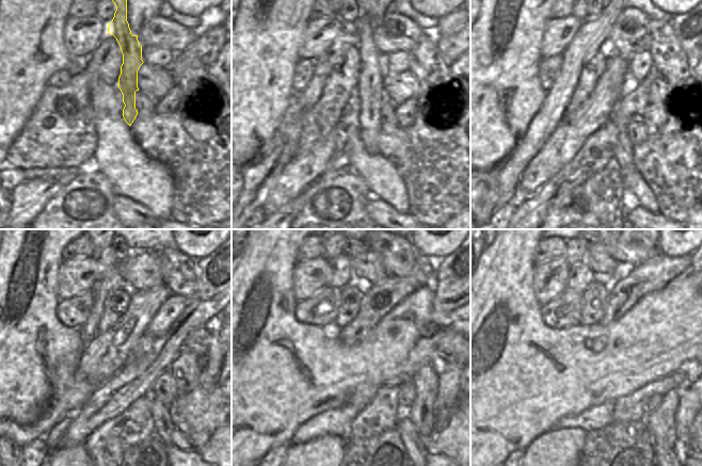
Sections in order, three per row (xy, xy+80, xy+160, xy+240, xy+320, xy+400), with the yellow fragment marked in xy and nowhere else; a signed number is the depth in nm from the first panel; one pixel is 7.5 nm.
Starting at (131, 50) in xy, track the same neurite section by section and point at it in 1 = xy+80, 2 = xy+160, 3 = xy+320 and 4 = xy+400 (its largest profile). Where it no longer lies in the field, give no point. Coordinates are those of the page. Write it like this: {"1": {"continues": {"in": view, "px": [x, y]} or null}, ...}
{"1": {"continues": {"in": "xy+80", "px": [369, 92]}}, "2": {"continues": {"in": "xy+160", "px": [623, 154]}}, "3": {"continues": {"in": "xy+320", "px": [411, 439]}}, "4": {"continues": {"in": "xy+400", "px": [654, 446]}}}

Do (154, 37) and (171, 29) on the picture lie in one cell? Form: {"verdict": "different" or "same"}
{"verdict": "same"}

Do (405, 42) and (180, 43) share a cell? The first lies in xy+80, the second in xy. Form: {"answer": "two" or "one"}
{"answer": "one"}

